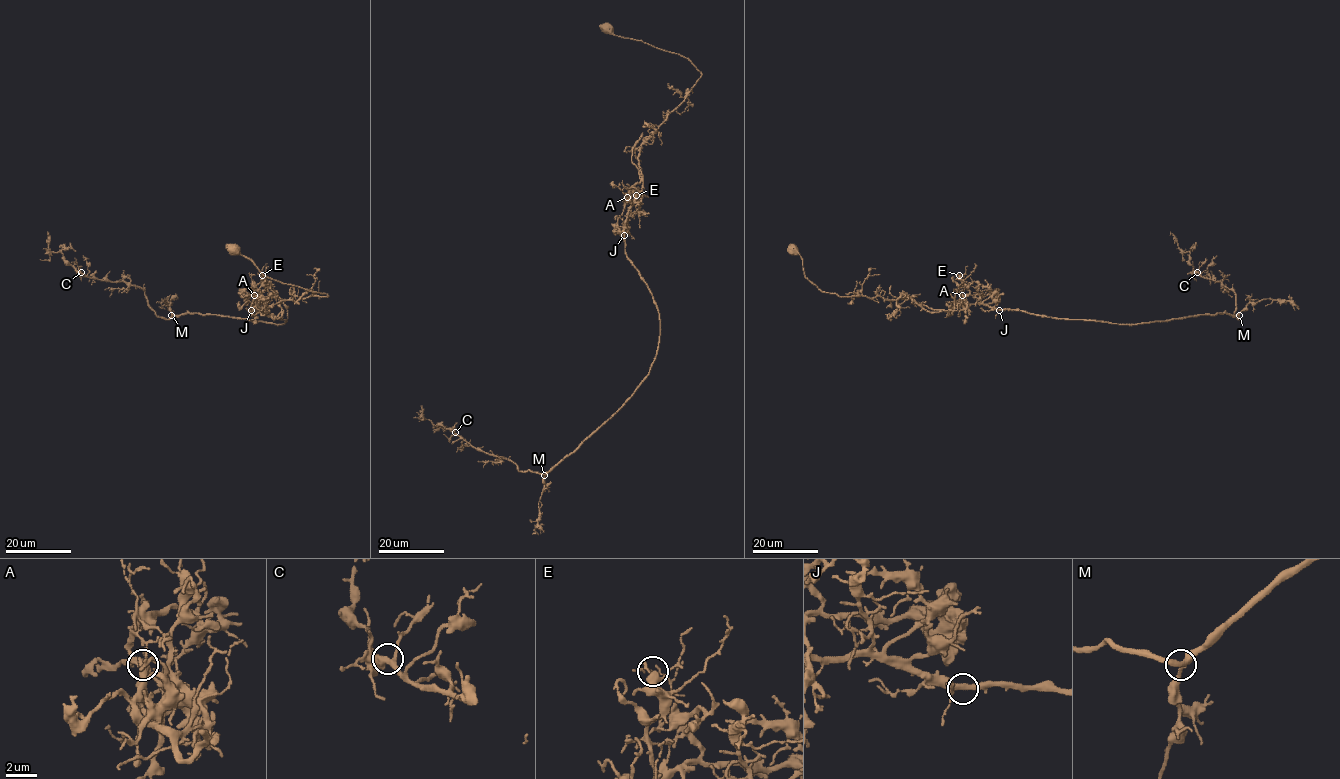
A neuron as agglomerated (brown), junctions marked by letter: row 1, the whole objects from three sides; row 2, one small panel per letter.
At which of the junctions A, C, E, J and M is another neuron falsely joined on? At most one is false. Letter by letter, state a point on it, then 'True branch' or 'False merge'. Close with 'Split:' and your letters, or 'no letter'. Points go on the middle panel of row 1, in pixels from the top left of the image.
A: Place: (627, 197). False merge
C: Place: (455, 432). True branch
E: Place: (636, 195). True branch
J: Place: (624, 235). True branch
M: Place: (544, 475). True branch
Split: A

